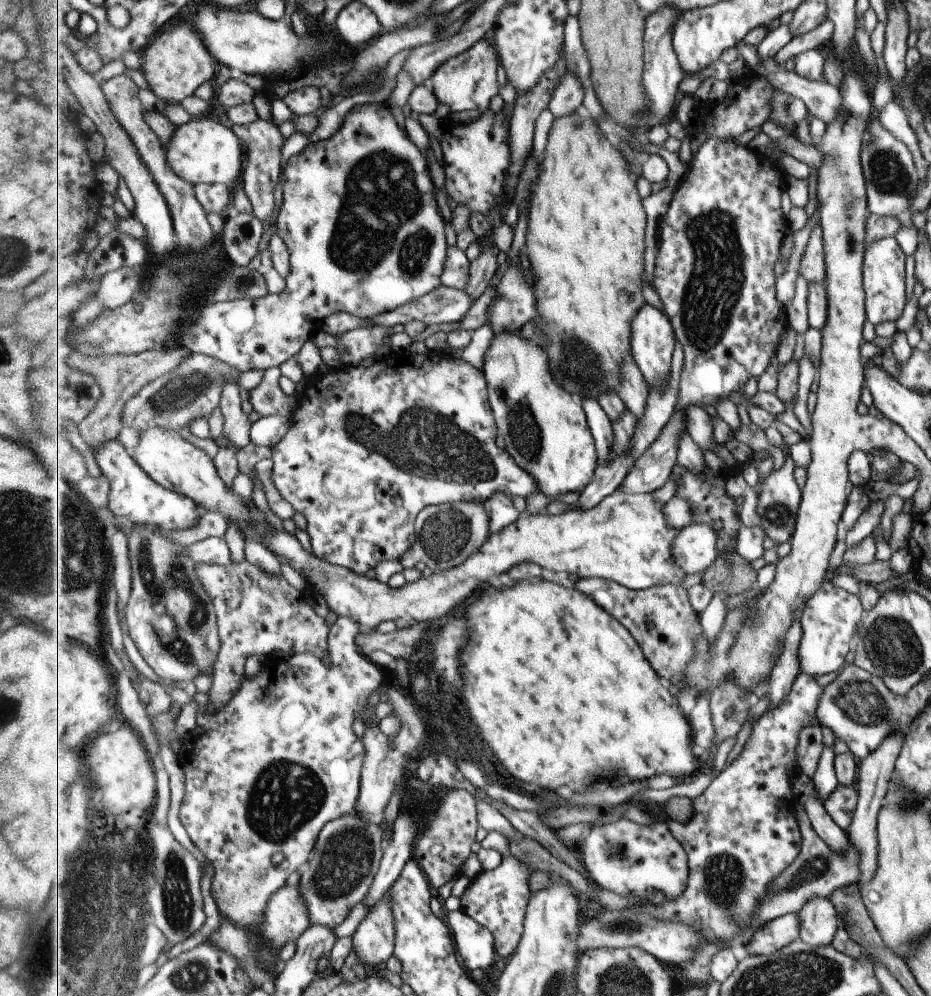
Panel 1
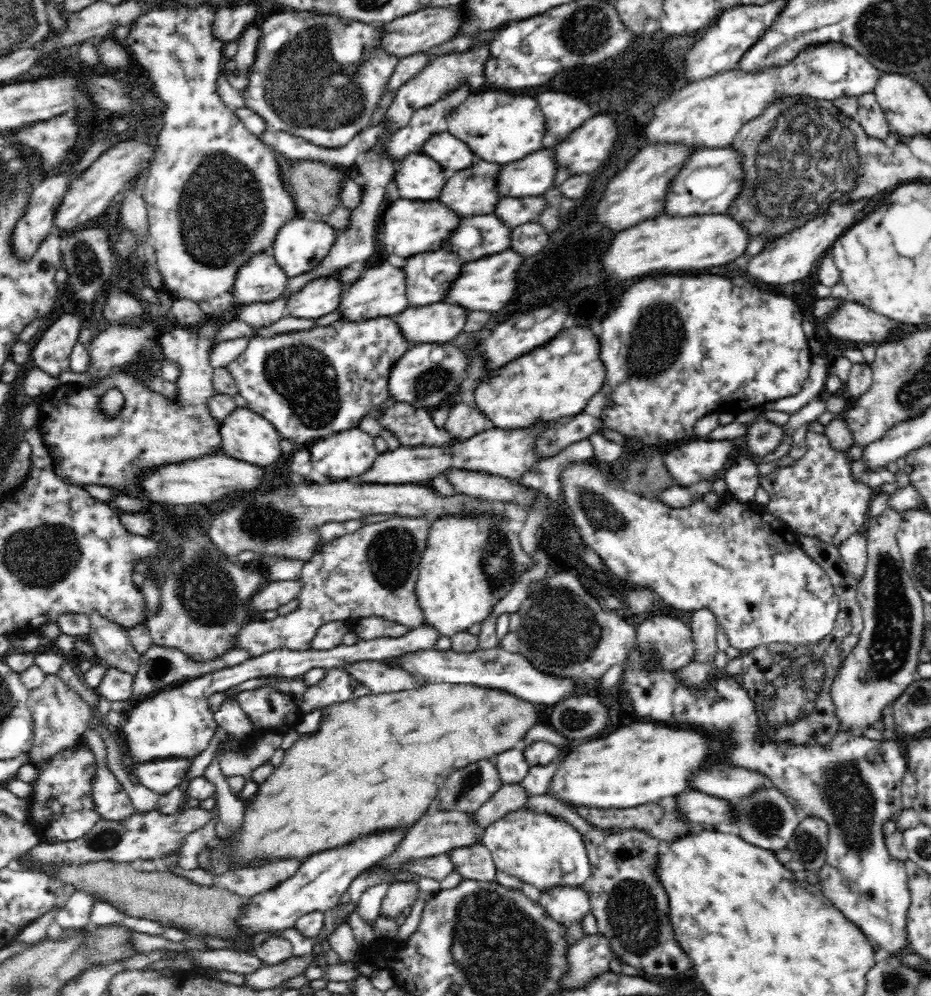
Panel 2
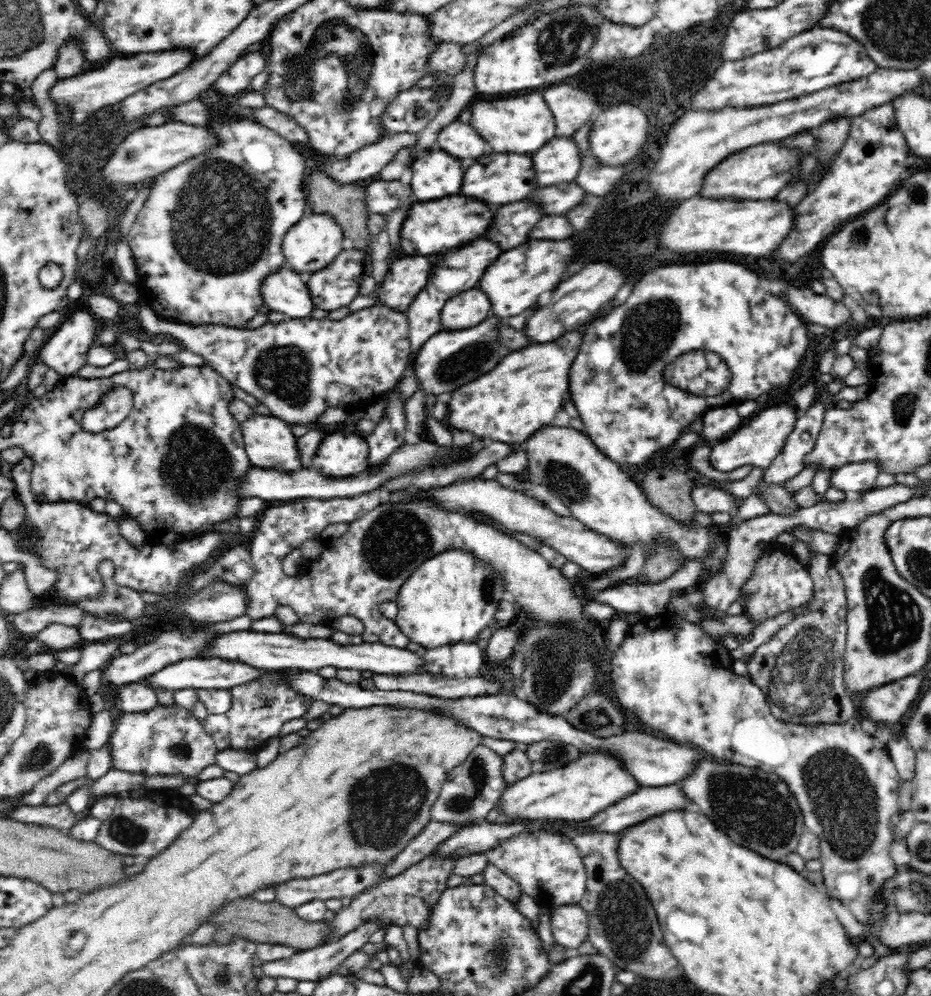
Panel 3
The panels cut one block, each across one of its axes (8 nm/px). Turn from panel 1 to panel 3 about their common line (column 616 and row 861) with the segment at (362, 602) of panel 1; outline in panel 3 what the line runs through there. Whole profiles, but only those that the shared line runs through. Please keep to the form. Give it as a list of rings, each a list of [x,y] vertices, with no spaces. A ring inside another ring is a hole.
[[[522,832],[486,855],[490,862],[506,876],[512,878],[543,909],[578,905],[586,892],[586,871],[578,847],[569,836],[551,832]]]

